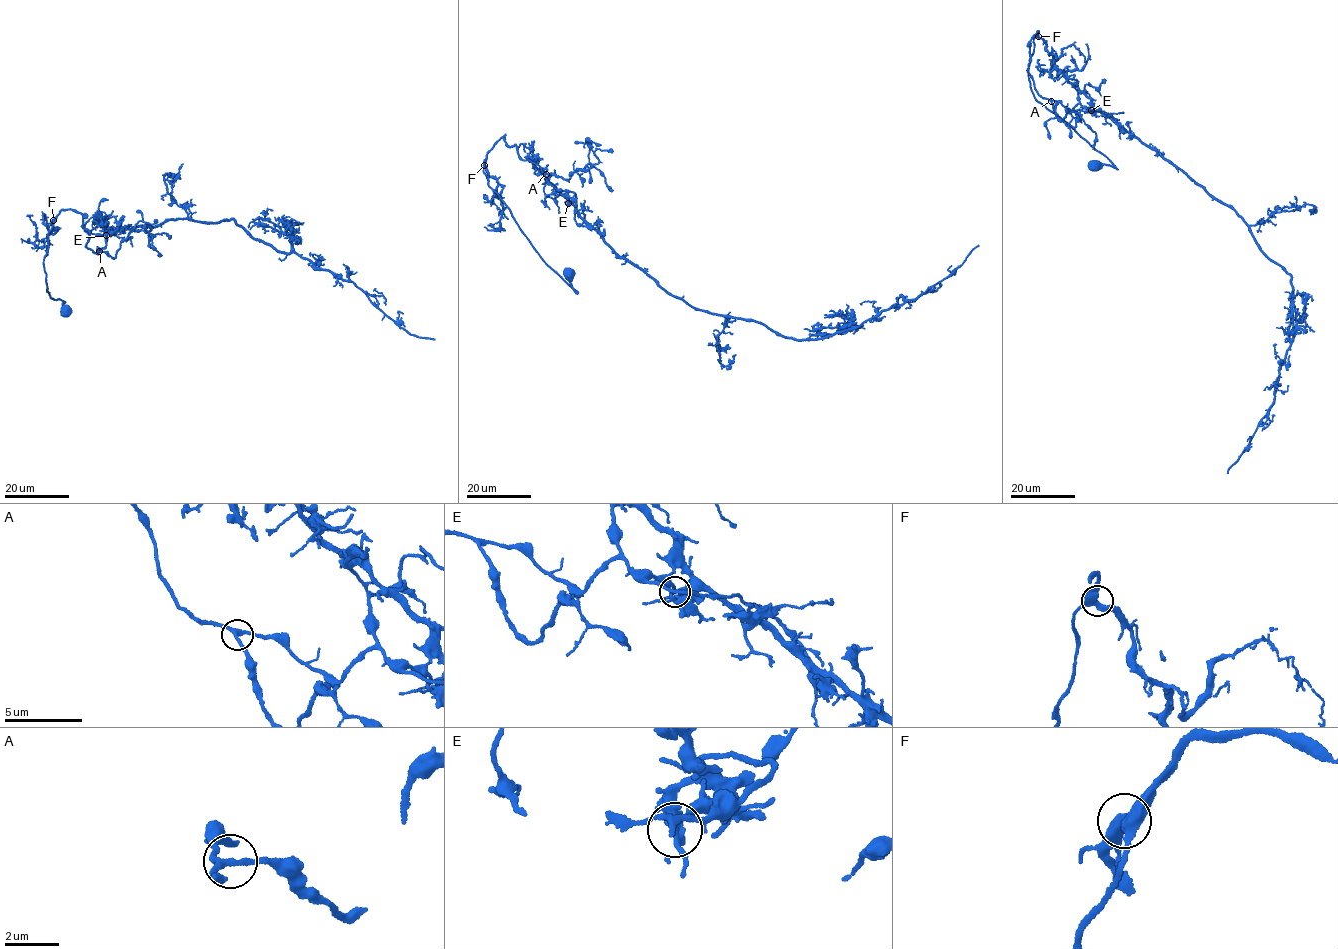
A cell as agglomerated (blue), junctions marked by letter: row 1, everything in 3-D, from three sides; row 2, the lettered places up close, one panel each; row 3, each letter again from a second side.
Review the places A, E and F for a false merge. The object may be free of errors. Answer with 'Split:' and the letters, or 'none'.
Split: E

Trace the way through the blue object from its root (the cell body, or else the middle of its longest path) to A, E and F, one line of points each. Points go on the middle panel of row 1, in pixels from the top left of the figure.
A: (568, 276), (573, 289), (541, 259), (487, 184), (483, 160), (502, 137), (546, 174)
E: (568, 276), (573, 289), (541, 259), (487, 184), (483, 160), (502, 137), (568, 193), (568, 202)
F: (568, 276), (573, 289), (541, 259), (510, 210), (487, 184), (487, 176), (482, 170), (484, 165)

